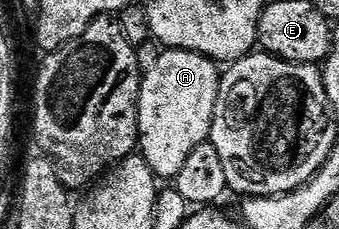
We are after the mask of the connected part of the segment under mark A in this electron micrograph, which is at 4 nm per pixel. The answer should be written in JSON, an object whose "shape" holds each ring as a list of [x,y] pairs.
{"shape":[[[177,49],[163,50],[156,66],[143,74],[138,94],[137,150],[159,180],[177,180],[192,149],[209,140],[219,82],[220,67],[215,60]]]}

